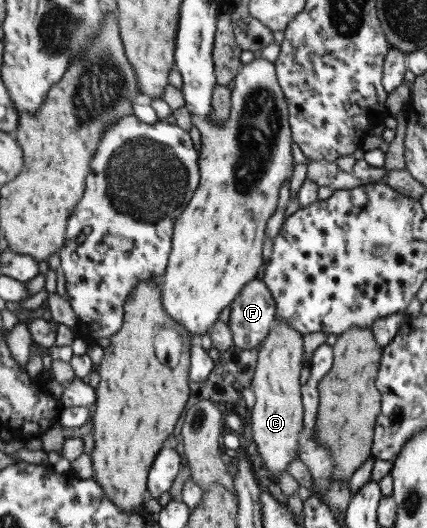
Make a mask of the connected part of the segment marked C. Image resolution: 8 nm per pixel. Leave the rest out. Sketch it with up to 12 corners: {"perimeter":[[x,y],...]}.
{"perimeter":[[275,316],[252,376],[253,440],[278,480],[298,456],[303,335]]}

